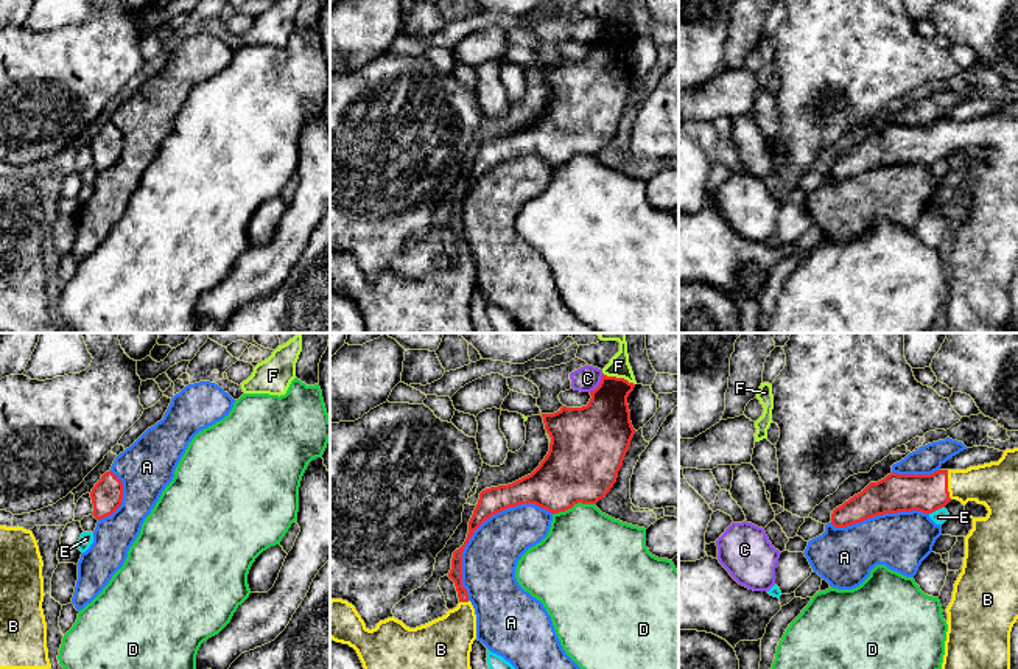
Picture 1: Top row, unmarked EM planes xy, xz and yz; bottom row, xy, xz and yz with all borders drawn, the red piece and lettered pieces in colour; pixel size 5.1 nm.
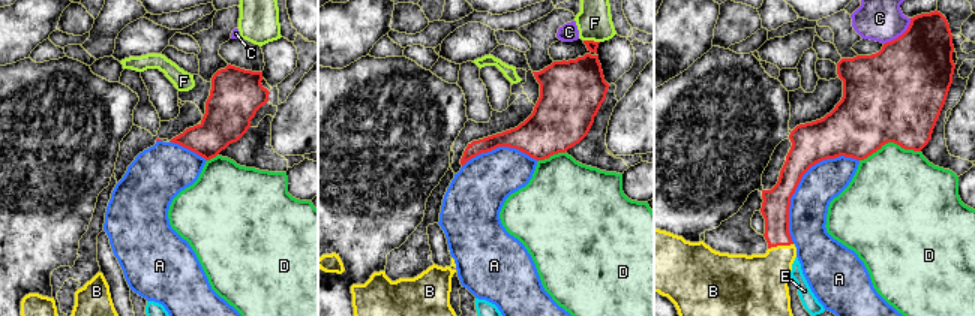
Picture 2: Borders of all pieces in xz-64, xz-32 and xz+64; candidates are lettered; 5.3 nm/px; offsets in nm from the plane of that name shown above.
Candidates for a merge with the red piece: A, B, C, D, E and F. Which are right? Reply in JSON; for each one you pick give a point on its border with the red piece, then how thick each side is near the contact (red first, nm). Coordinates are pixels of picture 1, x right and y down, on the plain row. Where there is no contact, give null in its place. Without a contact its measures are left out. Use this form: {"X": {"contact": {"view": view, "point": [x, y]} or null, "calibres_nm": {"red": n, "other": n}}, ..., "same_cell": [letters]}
{"B": {"contact": {"view": "yz", "point": [947, 136]}, "calibres_nm": {"red": 200, "other": 240}}, "same_cell": ["B"]}

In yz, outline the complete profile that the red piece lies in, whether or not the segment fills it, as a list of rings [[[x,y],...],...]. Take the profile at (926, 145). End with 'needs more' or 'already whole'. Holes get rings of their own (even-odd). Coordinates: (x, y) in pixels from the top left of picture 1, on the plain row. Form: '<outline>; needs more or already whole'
[[[1018,100],[1006,101],[998,114],[990,114],[967,121],[937,121],[932,126],[890,124],[878,134],[870,134],[831,165],[834,179],[847,179],[864,171],[898,163],[918,162],[932,165],[945,159],[951,151],[984,156],[988,162],[985,170],[973,170],[973,180],[965,188],[965,208],[953,250],[946,260],[948,283],[942,314],[943,333],[1015,333],[1010,327],[1010,283],[1018,271]]]; needs more

